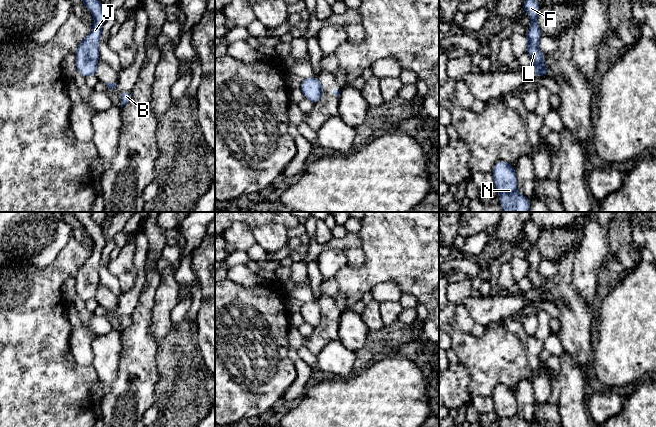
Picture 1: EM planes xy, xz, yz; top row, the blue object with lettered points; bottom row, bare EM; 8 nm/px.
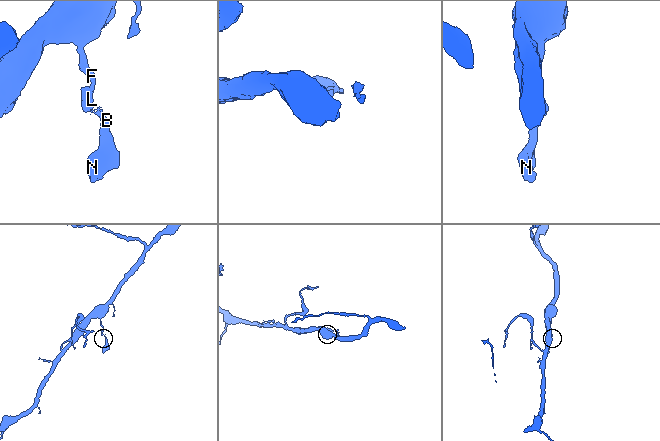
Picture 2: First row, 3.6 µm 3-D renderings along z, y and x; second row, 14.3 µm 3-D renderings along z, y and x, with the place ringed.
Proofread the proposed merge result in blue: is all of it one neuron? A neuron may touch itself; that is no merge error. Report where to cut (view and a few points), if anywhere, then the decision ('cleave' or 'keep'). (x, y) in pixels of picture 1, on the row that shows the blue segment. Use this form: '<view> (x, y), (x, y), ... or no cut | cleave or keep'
xz (320, 84), (321, 93) | cleave

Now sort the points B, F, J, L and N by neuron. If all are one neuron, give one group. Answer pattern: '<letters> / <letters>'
B N / F J L

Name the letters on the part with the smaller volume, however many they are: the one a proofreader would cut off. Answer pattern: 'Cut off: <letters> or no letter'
Cut off: B, N

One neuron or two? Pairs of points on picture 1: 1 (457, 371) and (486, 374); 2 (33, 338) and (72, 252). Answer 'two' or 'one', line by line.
1: two
2: one

